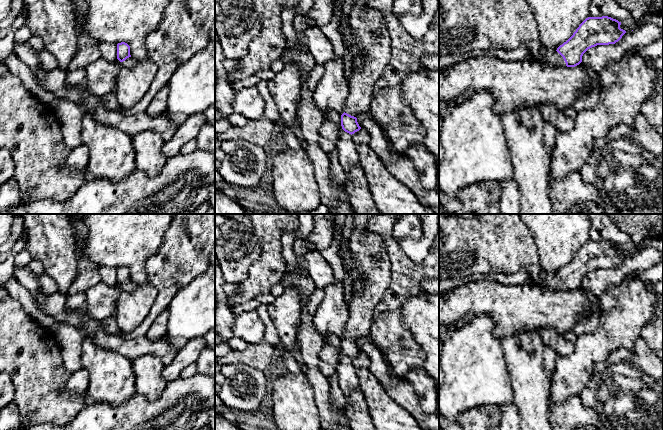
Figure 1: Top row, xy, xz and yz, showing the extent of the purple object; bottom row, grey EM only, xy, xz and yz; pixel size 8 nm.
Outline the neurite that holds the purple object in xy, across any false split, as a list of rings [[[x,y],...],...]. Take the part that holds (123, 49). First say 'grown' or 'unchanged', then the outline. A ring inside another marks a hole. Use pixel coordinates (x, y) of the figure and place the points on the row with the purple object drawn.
grown | [[[125,42],[117,44],[117,59],[122,63],[123,67],[127,68],[133,68],[139,63],[138,60],[131,57],[130,46]]]

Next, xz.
grown | [[[353,4],[350,25],[357,45],[363,51],[362,65],[348,79],[349,94],[341,115],[342,129],[352,135],[361,129],[356,117],[369,112],[374,85],[391,59],[391,48],[387,26],[378,10],[365,4]]]

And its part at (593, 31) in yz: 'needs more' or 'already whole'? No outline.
needs more

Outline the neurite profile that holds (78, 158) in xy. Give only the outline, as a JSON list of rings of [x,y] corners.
[[[82,143],[71,150],[70,154],[66,159],[66,164],[86,176],[89,156],[90,153],[87,146]]]

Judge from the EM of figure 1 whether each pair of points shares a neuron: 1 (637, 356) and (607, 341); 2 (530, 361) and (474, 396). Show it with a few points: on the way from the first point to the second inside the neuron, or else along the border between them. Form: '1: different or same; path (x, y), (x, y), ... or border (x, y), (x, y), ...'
1: different; border (640, 338), (631, 349), (617, 348), (601, 362)
2: different; border (504, 350), (506, 365), (513, 387), (513, 396)

